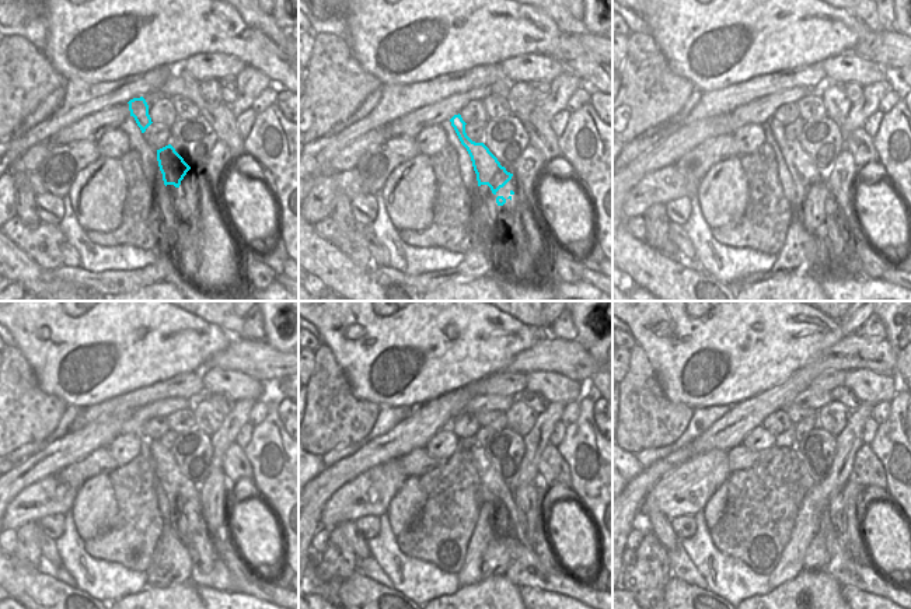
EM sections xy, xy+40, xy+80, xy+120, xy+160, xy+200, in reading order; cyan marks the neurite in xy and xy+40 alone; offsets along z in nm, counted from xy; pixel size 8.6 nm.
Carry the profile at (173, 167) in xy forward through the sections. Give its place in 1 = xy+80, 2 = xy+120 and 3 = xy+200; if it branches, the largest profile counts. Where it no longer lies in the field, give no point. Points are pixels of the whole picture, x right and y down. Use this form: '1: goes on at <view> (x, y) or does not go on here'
1: goes on at xy+80 (829, 227)
2: goes on at xy+120 (208, 569)
3: goes on at xy+200 (848, 573)

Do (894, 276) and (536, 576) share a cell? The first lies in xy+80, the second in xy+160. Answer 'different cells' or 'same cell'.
same cell

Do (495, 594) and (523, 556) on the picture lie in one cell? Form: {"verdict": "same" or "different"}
{"verdict": "different"}

